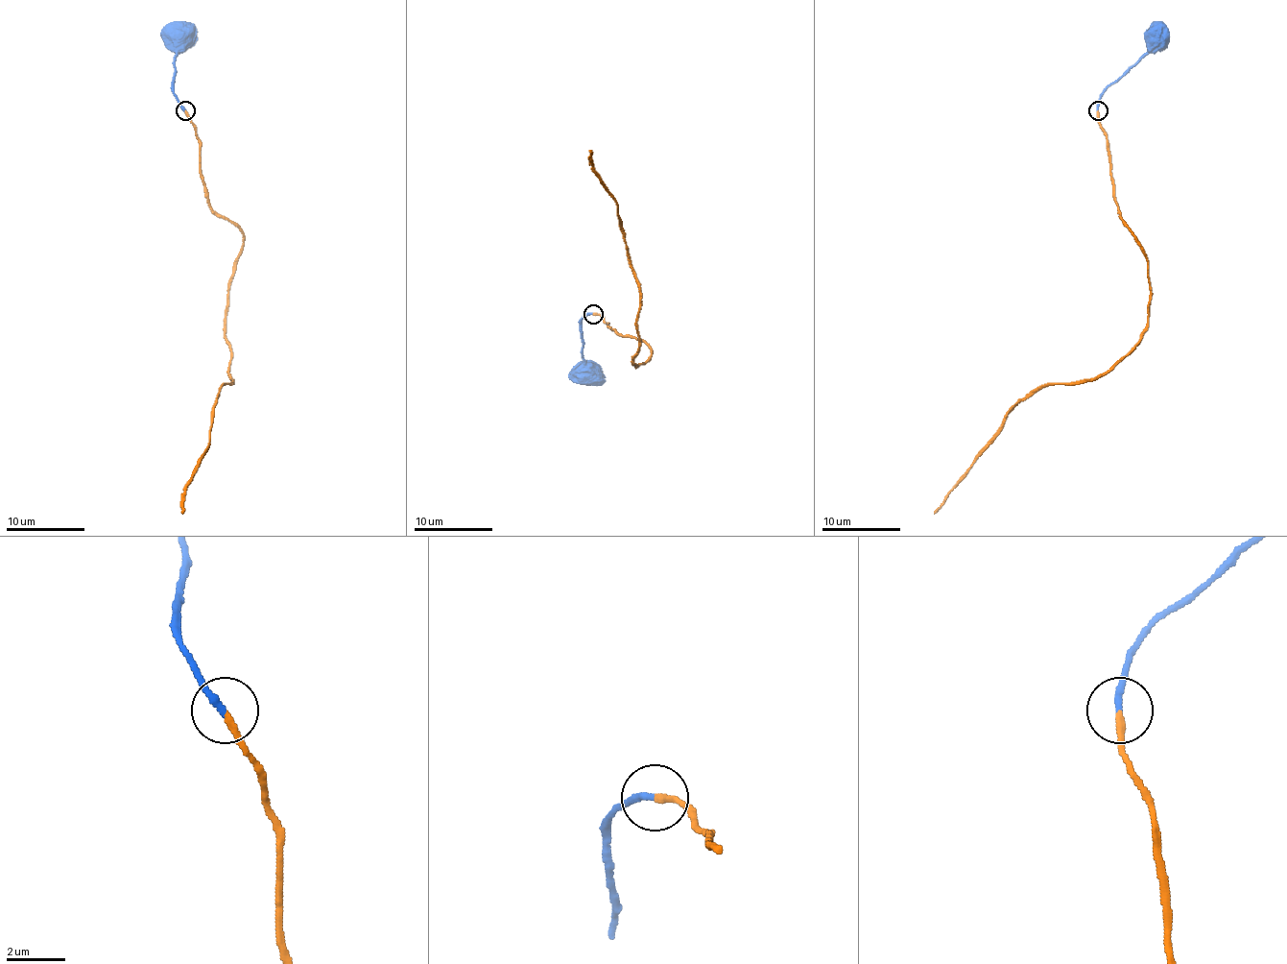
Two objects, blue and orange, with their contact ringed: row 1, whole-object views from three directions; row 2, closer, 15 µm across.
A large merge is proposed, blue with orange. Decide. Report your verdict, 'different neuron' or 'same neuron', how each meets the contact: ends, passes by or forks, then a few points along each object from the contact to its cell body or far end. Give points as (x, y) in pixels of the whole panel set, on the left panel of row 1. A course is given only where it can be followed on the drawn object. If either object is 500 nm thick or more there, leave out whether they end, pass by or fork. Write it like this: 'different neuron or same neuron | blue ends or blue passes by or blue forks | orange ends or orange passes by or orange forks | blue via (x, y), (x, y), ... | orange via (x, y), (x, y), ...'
same neuron | blue ends | orange ends | blue via (186, 110), (174, 92), (174, 59), (186, 45), (179, 38) | orange via (186, 110), (207, 203), (243, 234), (243, 246), (229, 286), (231, 382), (211, 408), (209, 447), (181, 513)

